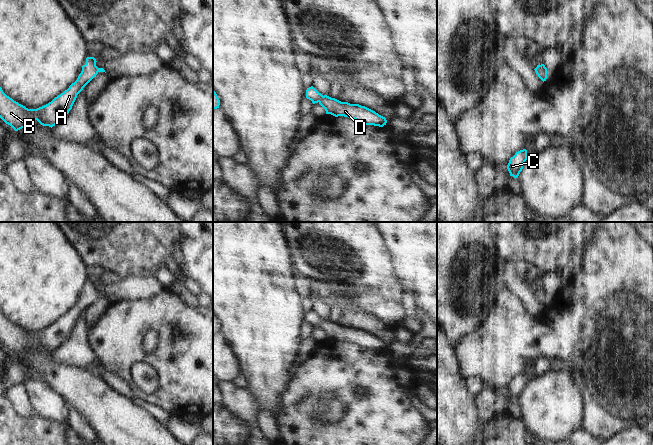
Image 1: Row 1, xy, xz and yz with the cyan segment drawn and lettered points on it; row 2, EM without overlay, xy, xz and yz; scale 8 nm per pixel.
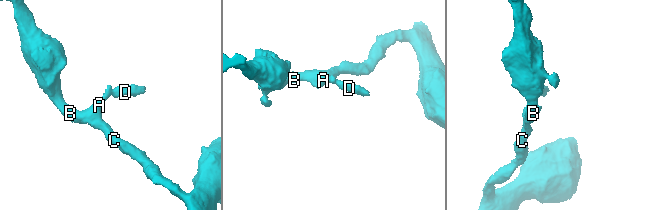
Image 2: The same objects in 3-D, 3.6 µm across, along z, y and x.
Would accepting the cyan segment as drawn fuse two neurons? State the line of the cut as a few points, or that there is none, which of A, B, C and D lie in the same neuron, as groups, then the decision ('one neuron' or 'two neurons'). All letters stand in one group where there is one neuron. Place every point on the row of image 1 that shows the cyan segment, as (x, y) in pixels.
cut none; groups A B C D; one neuron

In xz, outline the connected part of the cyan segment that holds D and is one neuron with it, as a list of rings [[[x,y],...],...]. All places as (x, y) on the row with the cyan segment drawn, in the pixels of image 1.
[[[313,86],[307,88],[306,98],[311,100],[313,104],[319,103],[325,109],[326,114],[331,114],[335,117],[344,116],[361,124],[379,127],[383,127],[387,123],[386,118],[375,111],[359,104],[350,104],[327,95],[323,96]]]

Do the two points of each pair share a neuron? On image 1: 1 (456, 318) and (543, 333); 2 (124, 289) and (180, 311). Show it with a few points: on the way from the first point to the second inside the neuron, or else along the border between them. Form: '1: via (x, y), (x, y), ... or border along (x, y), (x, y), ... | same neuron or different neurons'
1: border along (494, 302), (494, 306), (484, 322), (464, 337) | different neurons
2: border along (163, 288), (150, 298), (125, 301) | different neurons

